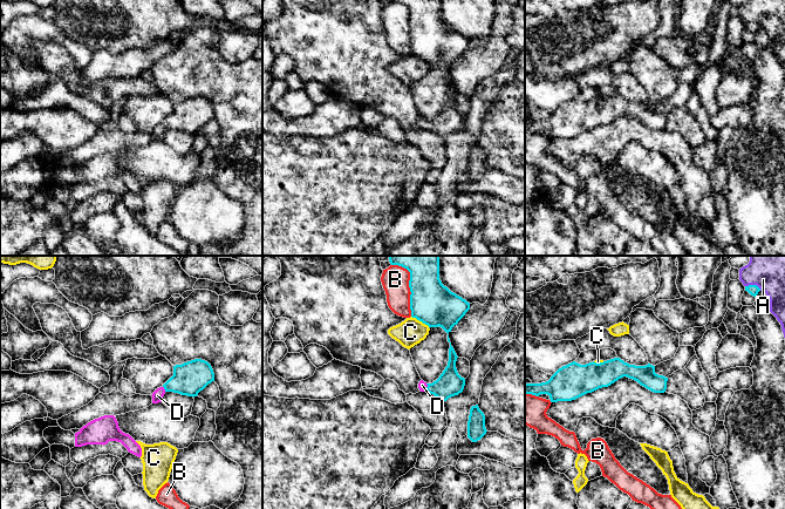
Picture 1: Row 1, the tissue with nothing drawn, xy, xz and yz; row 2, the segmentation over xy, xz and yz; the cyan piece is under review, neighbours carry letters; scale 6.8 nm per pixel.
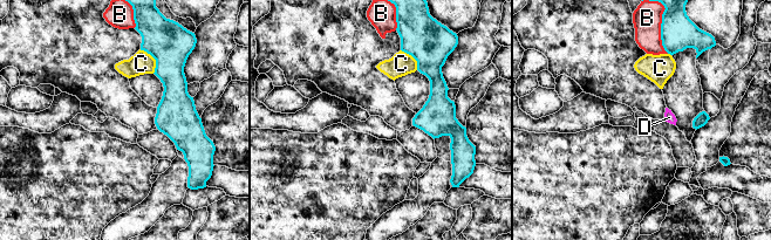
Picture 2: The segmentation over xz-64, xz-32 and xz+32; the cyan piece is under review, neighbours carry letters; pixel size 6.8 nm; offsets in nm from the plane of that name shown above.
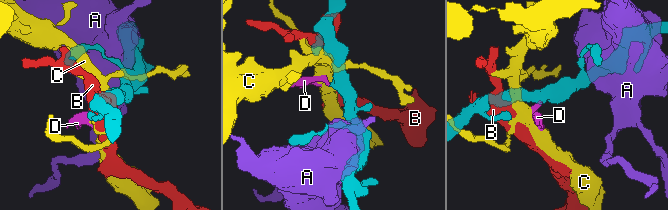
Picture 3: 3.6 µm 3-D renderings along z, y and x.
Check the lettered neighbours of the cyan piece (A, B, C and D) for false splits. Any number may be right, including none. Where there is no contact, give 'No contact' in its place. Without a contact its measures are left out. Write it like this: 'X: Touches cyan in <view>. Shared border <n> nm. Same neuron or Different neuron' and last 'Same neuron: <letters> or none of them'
A: Touches cyan in yz. Shared border 120 nm. Different neuron
B: Touches cyan in xz. Shared border 380 nm. Different neuron
C: Touches cyan in xz. Shared border 150 nm. Different neuron
D: Touches cyan in xy. Shared border 40 nm. Same neuron
Same neuron: D

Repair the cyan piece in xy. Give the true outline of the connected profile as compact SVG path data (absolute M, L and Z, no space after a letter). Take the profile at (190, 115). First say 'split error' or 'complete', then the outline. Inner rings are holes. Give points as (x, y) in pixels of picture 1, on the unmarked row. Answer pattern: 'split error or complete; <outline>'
split error; M194 96L176 102L173 103L173 113L152 130L152 141L162 140L166 129L194 135L212 118L214 118L214 110L205 97Z

